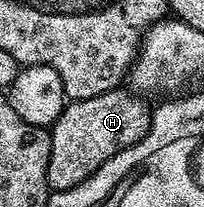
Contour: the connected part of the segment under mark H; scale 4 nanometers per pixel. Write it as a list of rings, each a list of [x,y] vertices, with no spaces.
[[[120,87],[109,93],[94,95],[94,99],[68,101],[62,115],[58,115],[58,119],[50,127],[49,190],[69,189],[82,183],[90,175],[94,175],[94,171],[98,171],[98,167],[102,167],[106,159],[143,139],[151,122],[152,109],[149,102]]]

